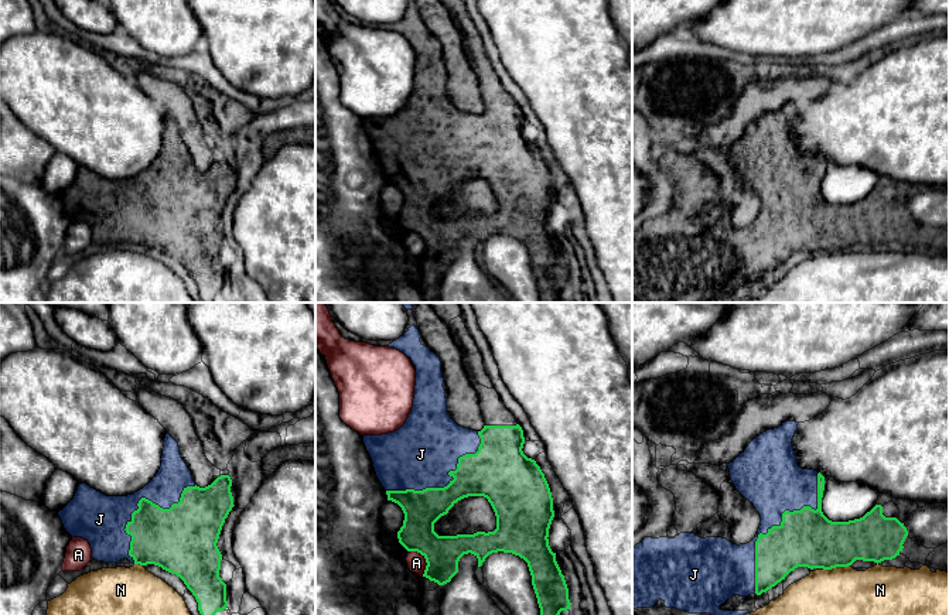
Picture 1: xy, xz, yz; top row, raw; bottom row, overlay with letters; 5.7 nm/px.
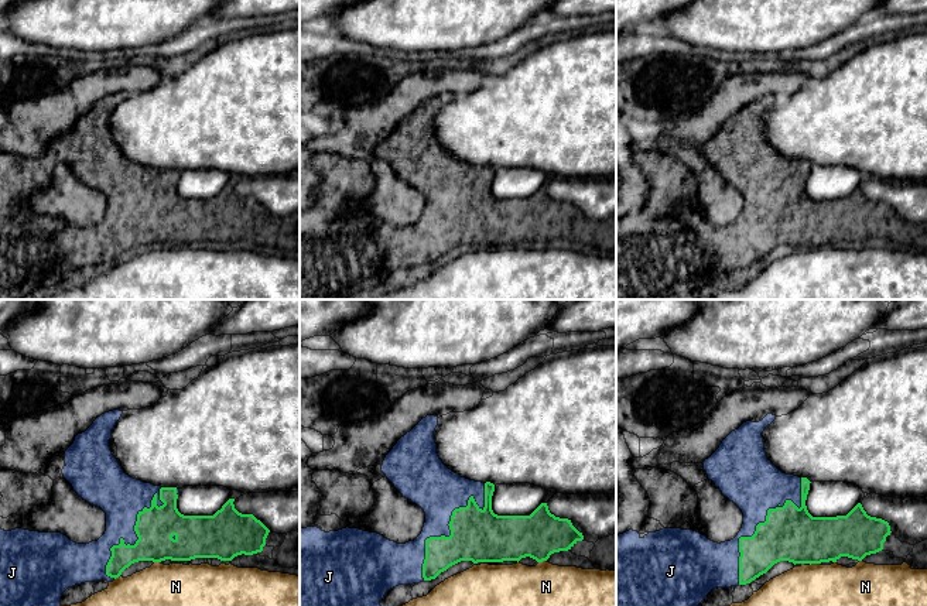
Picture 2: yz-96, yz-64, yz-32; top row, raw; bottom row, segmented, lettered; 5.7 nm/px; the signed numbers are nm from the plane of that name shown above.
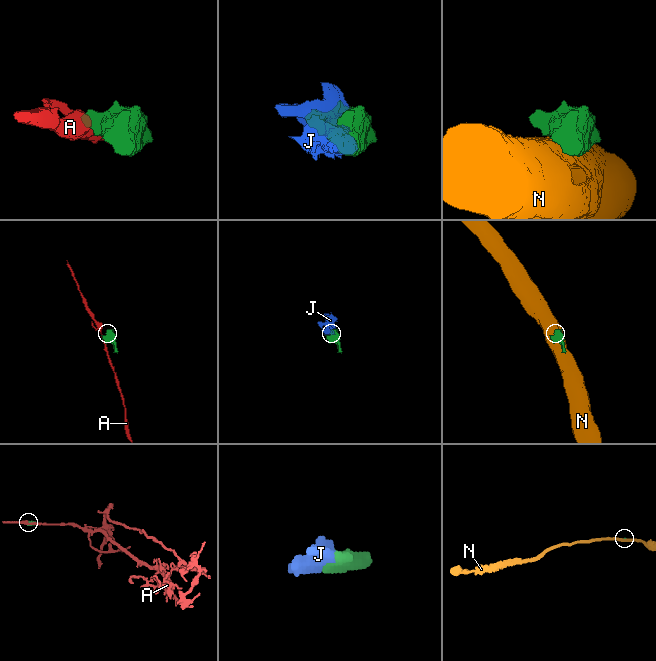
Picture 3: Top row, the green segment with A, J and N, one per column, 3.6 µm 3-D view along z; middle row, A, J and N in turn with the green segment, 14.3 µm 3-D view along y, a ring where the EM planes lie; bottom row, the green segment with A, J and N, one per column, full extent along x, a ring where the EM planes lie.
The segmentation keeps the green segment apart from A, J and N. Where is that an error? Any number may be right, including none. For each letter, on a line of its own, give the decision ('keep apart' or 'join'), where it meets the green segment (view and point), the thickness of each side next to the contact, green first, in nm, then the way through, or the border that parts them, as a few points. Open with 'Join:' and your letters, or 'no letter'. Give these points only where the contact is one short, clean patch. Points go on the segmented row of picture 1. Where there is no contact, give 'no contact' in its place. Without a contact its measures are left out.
Join: J
A: keep apart | xz (426, 560) | 200/110 nm
J: join | yz (781, 523) | 320/340 nm
N: keep apart | yz (836, 566) | 320/280 nm

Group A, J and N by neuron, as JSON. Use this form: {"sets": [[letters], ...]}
{"sets": [["A"], ["J"], ["N"]]}

